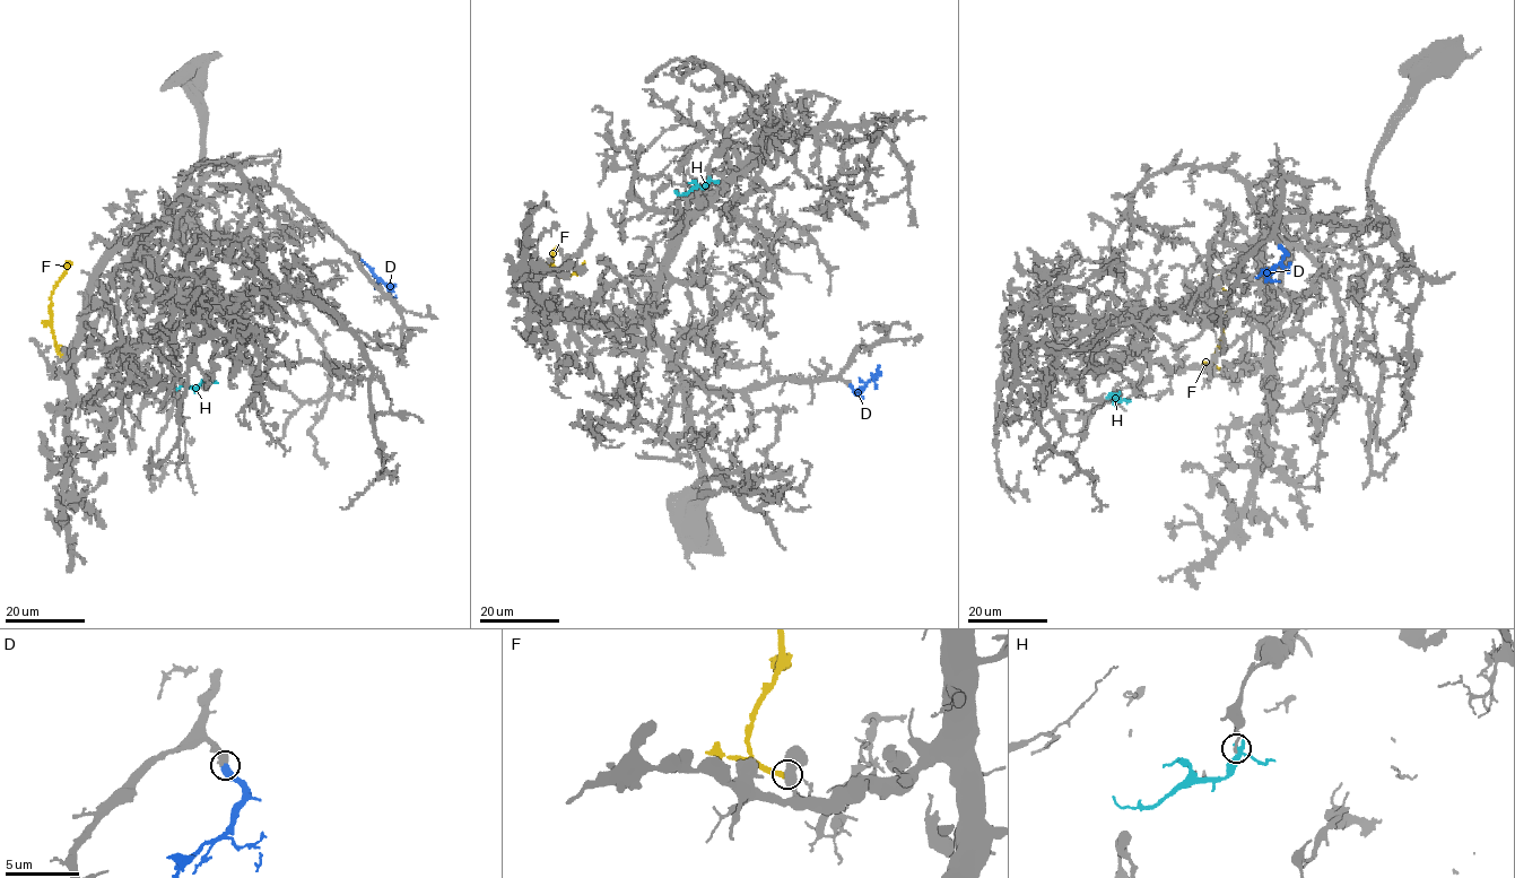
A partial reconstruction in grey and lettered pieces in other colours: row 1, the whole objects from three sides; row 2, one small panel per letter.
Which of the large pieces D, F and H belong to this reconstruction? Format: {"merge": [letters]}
{"merge": ["D"]}

